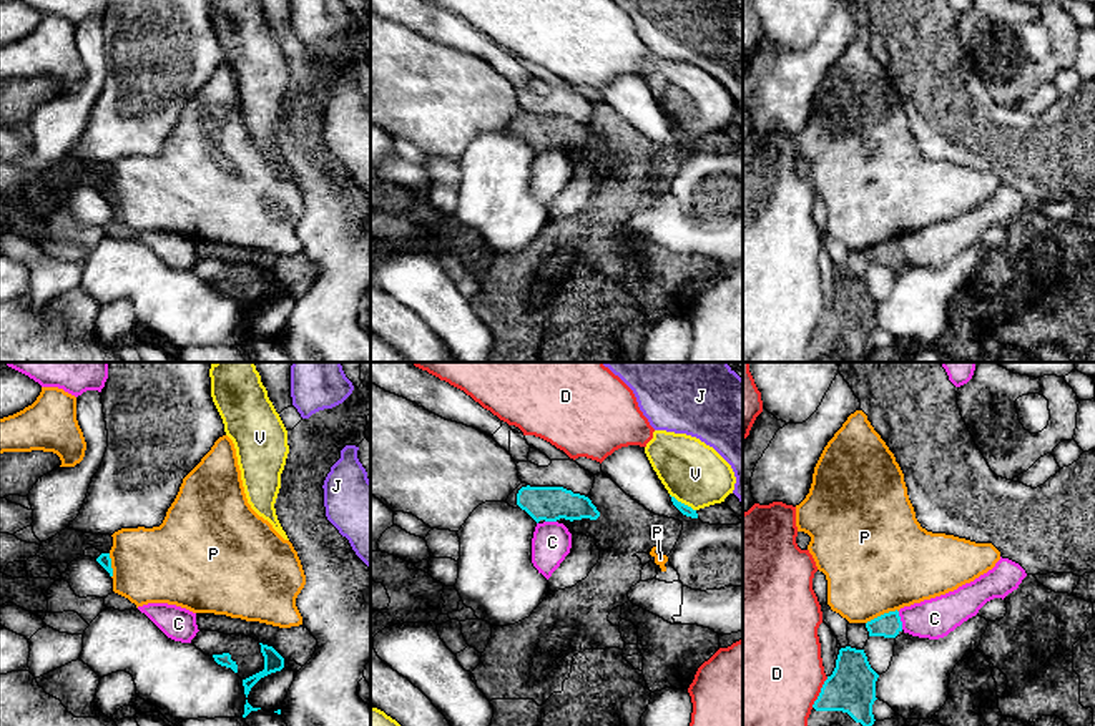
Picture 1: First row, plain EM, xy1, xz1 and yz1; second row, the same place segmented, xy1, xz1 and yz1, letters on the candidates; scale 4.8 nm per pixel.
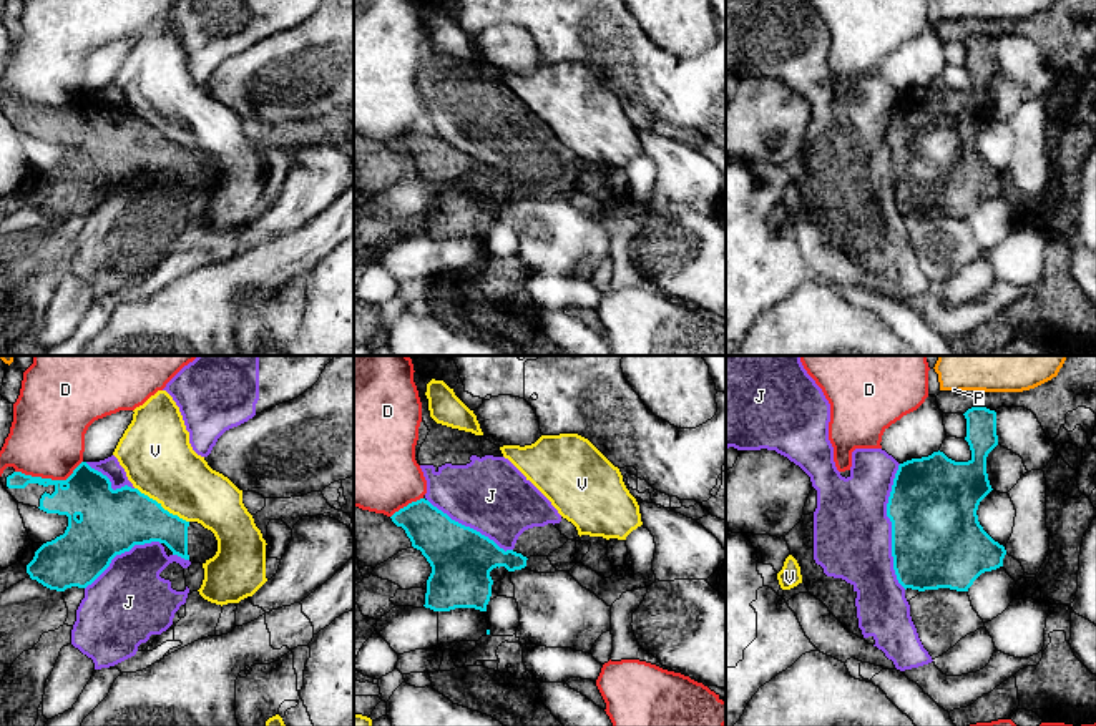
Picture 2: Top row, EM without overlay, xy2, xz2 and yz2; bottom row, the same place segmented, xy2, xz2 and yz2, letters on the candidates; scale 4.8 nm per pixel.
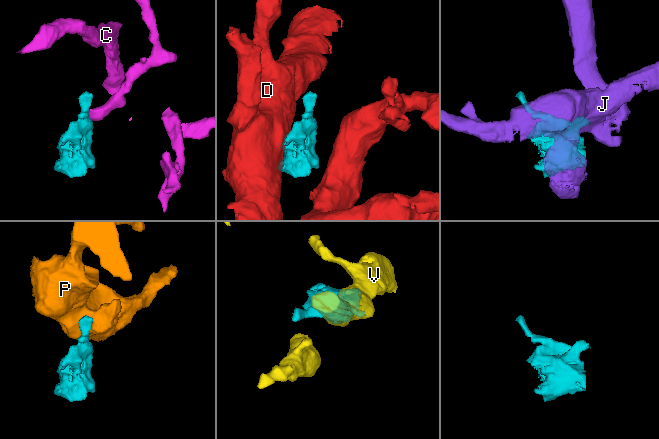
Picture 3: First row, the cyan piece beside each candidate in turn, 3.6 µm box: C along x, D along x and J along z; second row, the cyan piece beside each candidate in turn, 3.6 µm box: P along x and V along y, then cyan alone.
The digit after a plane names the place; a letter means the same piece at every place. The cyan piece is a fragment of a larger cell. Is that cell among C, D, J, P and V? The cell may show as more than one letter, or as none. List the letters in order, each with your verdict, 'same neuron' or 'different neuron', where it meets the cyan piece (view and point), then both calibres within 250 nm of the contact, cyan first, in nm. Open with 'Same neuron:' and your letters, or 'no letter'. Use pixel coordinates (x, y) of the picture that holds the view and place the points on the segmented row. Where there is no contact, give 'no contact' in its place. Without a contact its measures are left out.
Same neuron: C
C: same neuron; meets cyan in yz1 at (899, 620); 120 nm thick on the cyan side, 200 nm on the other
D: different neuron; meets cyan in xy2 at (48, 479); 220 nm thick on the cyan side, 360 nm on the other
J: different neuron; meets cyan in yz2 at (892, 527); 440 nm thick on the cyan side, 380 nm on the other
P: different neuron; meets cyan in yz1 at (881, 615); 120 nm thick on the cyan side, 480 nm on the other
V: different neuron; meets cyan in xy2 at (160, 505); 320 nm thick on the cyan side, 340 nm on the other

